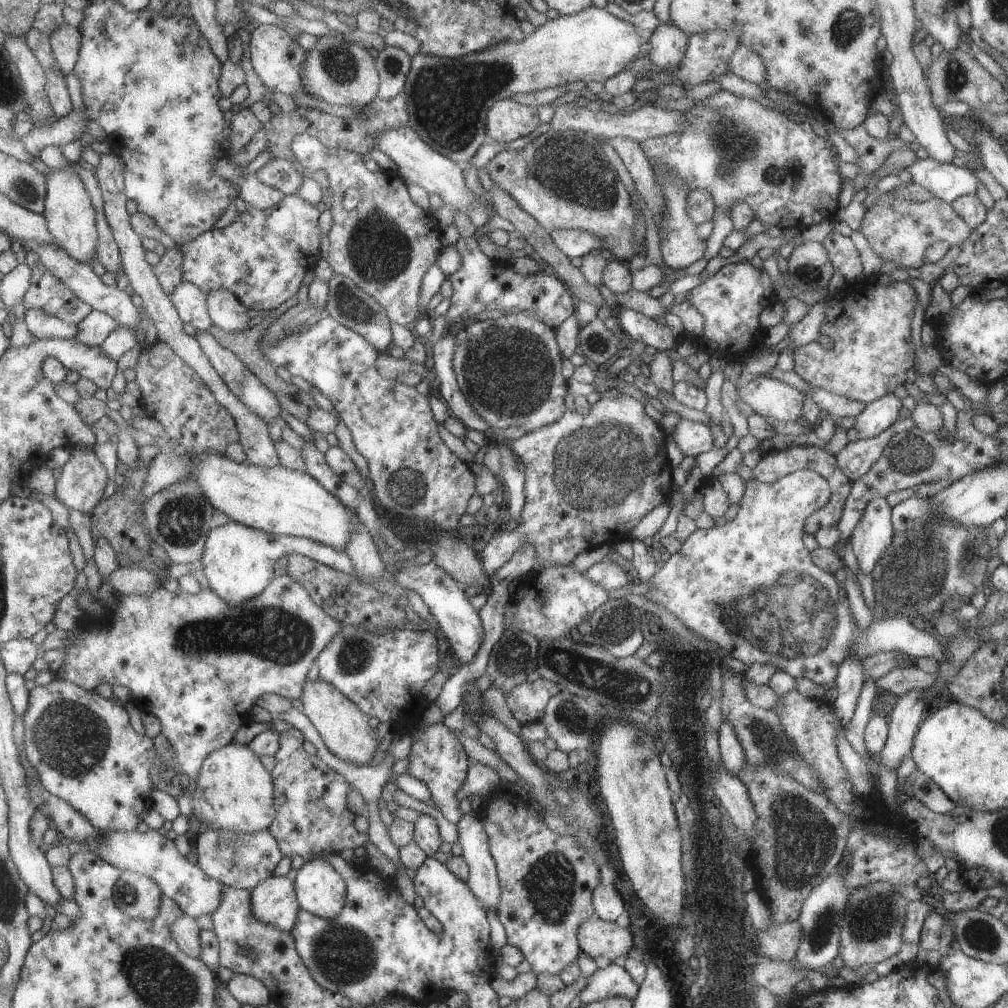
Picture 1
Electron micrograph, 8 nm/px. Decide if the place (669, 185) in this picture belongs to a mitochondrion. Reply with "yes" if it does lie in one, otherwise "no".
no

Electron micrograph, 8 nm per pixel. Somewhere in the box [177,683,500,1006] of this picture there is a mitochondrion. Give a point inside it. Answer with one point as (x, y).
(342, 956)

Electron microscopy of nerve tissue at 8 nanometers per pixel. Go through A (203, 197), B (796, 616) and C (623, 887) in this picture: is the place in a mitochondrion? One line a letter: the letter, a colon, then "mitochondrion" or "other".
A: mitochondrion
B: mitochondrion
C: other

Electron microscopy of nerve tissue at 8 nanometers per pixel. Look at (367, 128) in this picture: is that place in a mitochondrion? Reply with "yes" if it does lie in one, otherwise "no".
yes

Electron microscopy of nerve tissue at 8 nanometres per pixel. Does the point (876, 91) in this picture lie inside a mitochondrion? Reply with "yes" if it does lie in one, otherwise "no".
no

